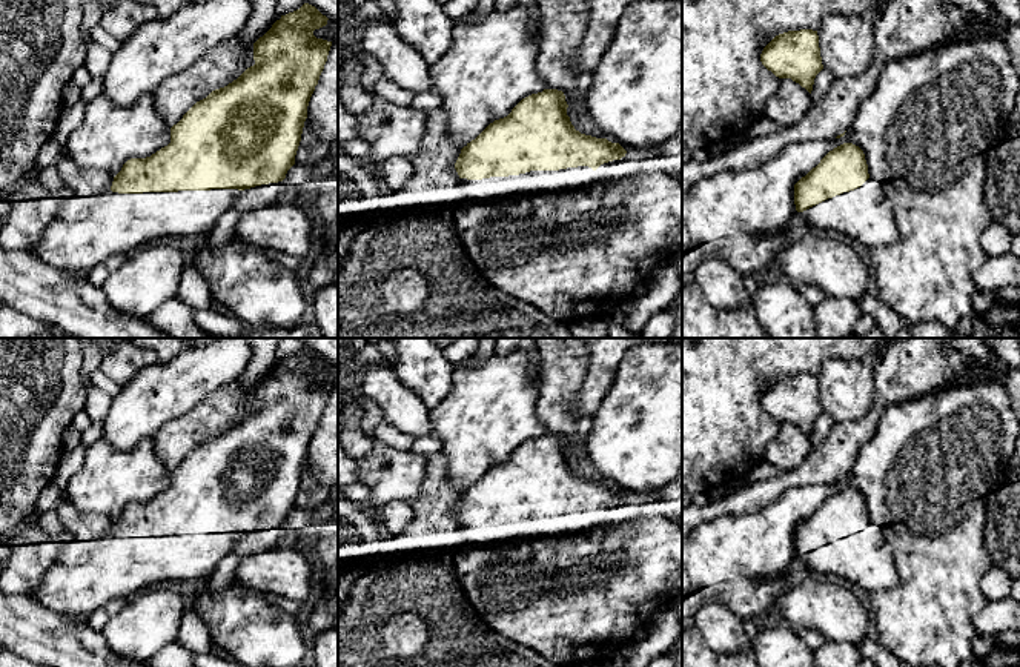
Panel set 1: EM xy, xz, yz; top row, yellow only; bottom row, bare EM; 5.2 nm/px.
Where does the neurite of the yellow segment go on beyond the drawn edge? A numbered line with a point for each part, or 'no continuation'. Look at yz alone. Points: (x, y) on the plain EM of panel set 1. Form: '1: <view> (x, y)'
1: yz (865, 560)

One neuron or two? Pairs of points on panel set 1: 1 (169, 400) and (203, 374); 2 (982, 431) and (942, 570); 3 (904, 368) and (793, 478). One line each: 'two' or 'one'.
1: one
2: one
3: one

